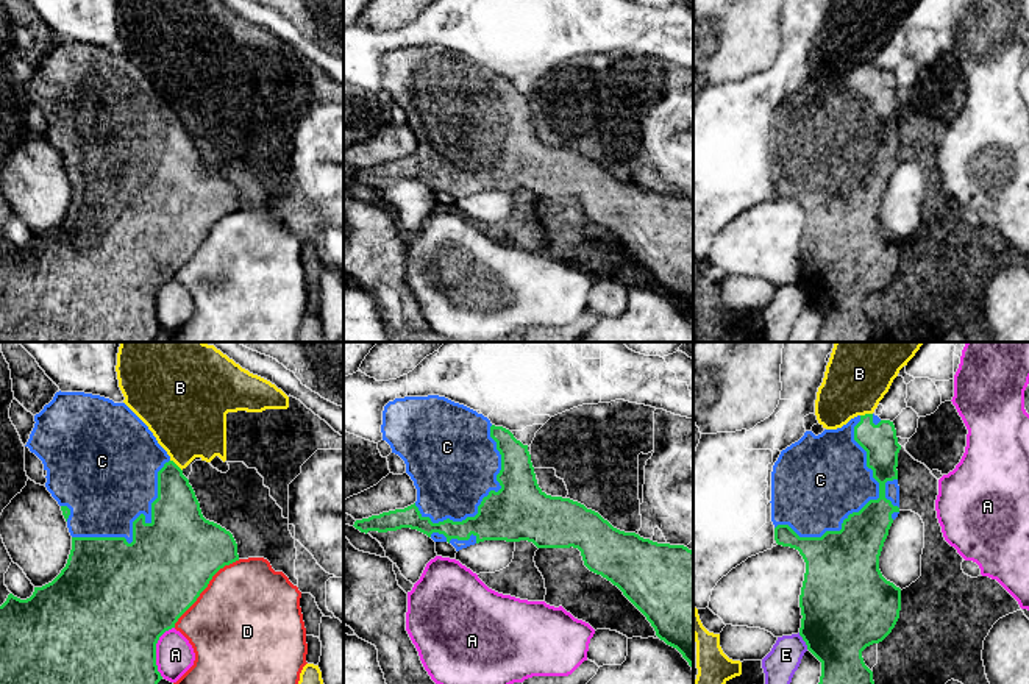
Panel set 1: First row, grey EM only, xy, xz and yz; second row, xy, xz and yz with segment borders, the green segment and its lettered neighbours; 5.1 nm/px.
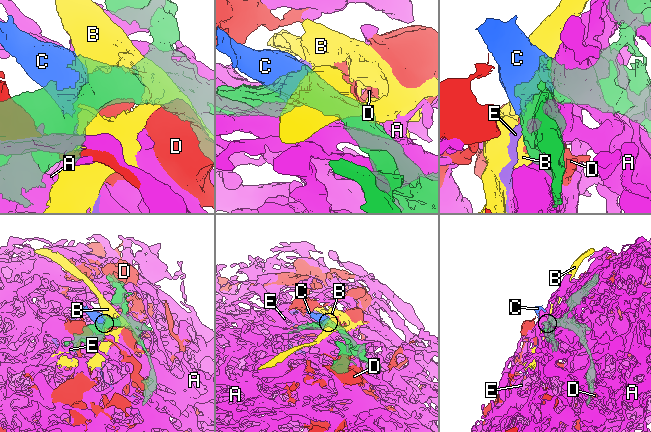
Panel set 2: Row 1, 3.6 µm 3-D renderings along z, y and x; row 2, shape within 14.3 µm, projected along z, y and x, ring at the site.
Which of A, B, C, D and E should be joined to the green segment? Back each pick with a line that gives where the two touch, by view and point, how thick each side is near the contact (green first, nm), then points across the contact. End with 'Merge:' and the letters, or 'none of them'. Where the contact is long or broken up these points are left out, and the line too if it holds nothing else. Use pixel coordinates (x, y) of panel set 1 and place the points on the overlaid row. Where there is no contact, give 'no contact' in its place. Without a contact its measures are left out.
C: contact yz (865, 505); calibres 260 and 440 nm
Merge: C

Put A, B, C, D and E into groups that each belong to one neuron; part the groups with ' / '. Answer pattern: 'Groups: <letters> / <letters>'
Groups: A / B / C / D / E

